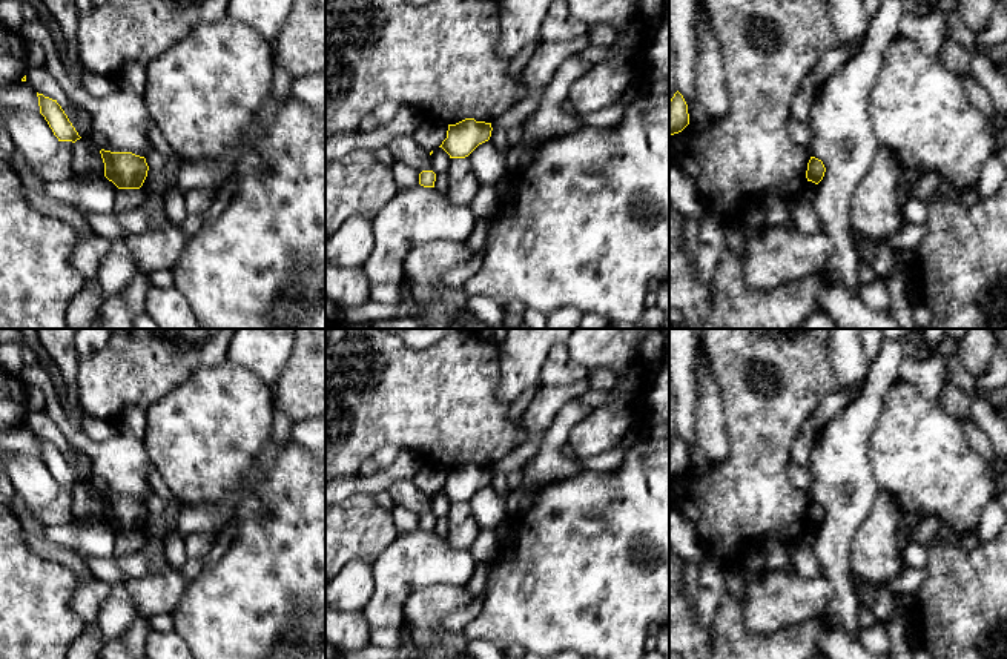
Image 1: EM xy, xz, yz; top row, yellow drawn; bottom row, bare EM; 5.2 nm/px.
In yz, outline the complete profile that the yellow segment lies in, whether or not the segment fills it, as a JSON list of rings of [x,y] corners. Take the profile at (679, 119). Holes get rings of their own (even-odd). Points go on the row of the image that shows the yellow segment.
[[[677,91],[669,100],[669,135],[682,132],[689,124],[688,104]]]

